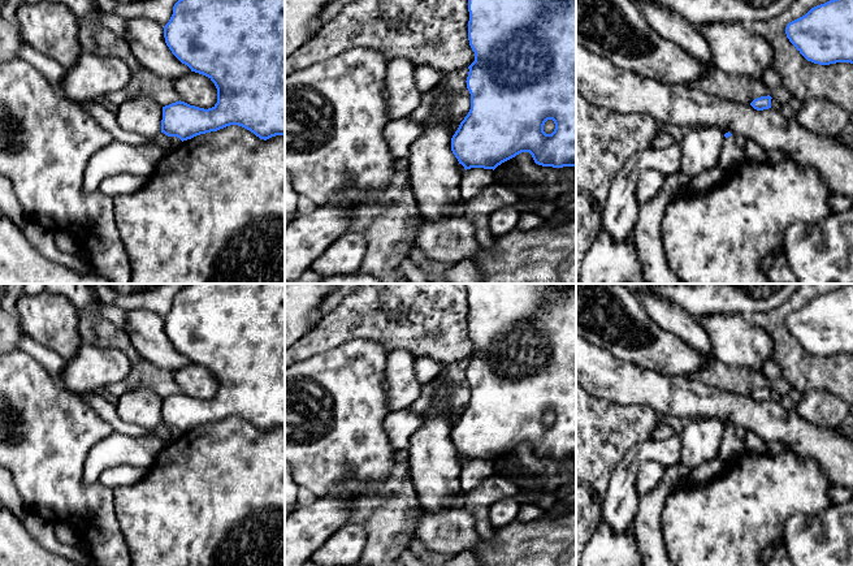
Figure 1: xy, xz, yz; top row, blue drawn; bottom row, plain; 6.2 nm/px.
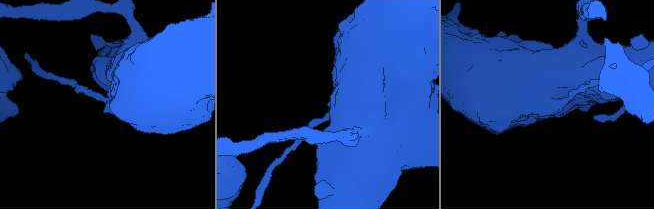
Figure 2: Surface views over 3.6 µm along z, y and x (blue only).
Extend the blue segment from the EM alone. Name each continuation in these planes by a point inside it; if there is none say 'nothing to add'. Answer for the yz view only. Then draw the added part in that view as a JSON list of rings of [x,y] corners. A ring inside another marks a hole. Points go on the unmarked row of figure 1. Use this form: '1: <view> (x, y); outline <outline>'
1: yz (732, 446); outline [[[731,427],[724,431],[724,436],[722,440],[719,457],[724,462],[731,462],[735,458],[748,453],[748,448],[745,442],[735,435],[735,428]]]

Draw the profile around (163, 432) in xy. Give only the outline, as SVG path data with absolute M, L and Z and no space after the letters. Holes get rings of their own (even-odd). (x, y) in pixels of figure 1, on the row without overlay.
M160 424L155 429L151 429L150 433L157 436L165 445L172 442L170 429L164 424Z

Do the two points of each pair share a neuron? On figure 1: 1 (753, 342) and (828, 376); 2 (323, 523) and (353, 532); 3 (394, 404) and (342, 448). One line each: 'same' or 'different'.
1: different
2: different
3: different

